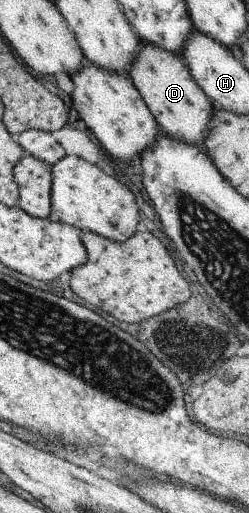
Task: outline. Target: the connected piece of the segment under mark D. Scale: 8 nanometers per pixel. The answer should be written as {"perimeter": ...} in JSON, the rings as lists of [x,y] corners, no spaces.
{"perimeter":[[[141,42],[127,77],[164,136],[174,138],[182,144],[186,142],[190,146],[201,146],[204,136],[208,134],[208,122],[212,116],[213,106],[194,83],[179,55]]]}

